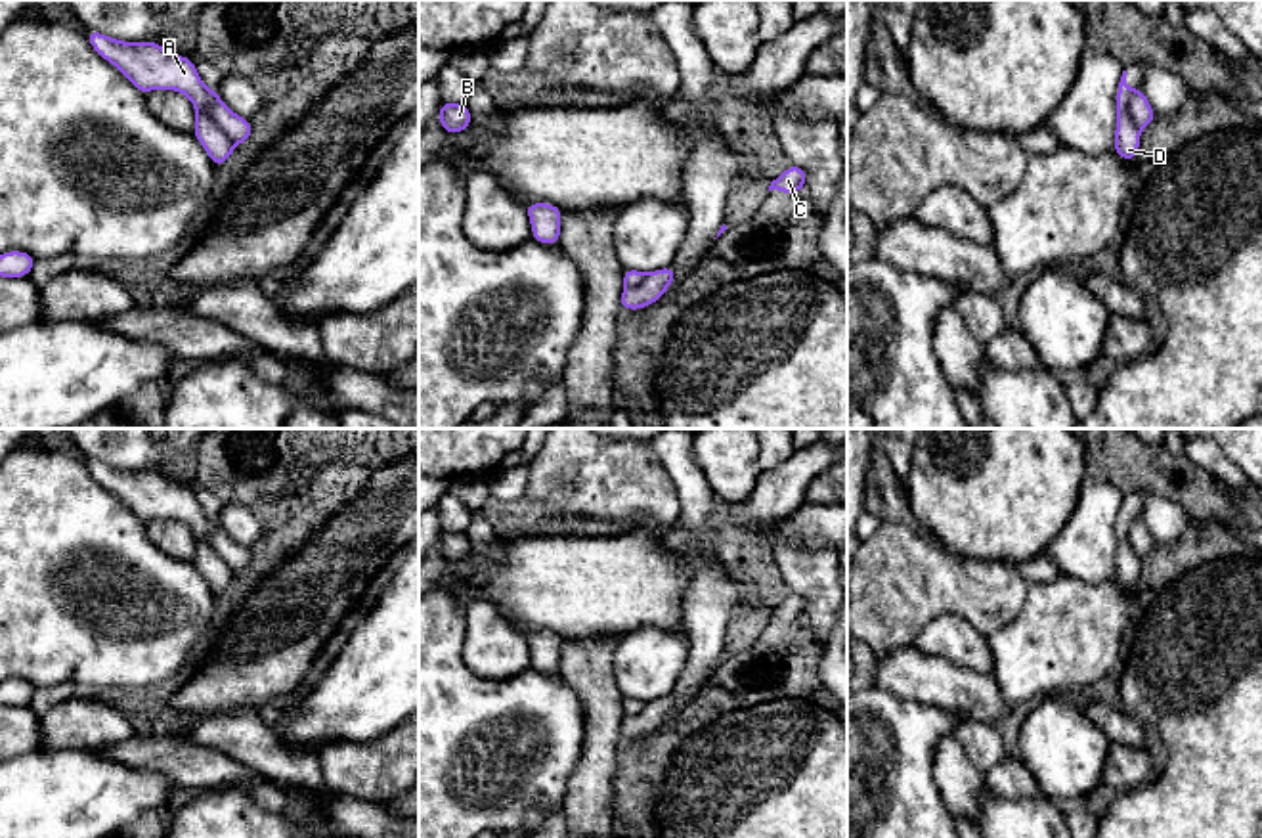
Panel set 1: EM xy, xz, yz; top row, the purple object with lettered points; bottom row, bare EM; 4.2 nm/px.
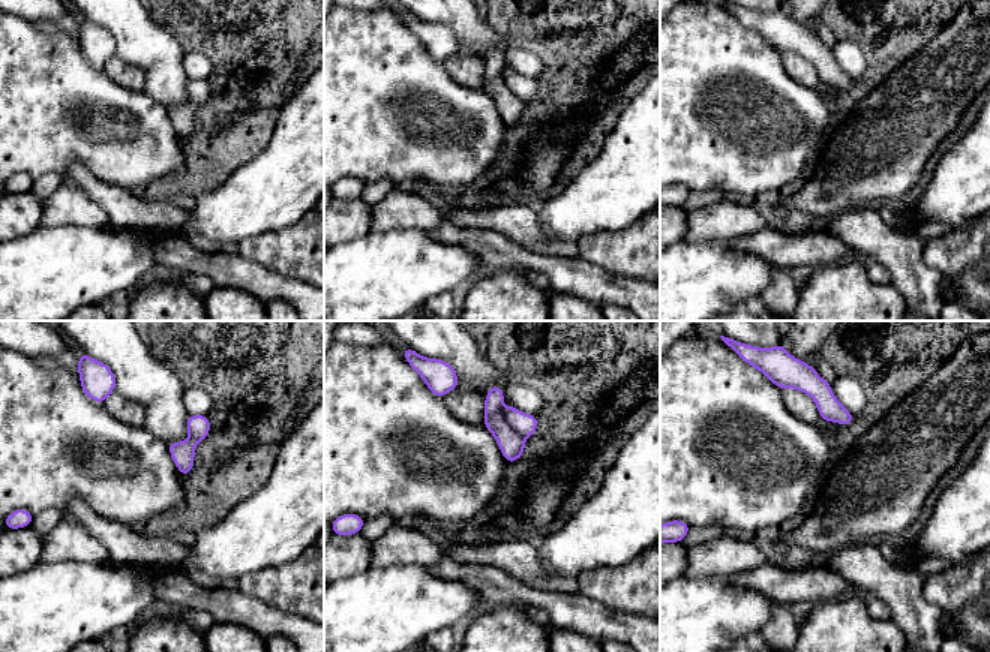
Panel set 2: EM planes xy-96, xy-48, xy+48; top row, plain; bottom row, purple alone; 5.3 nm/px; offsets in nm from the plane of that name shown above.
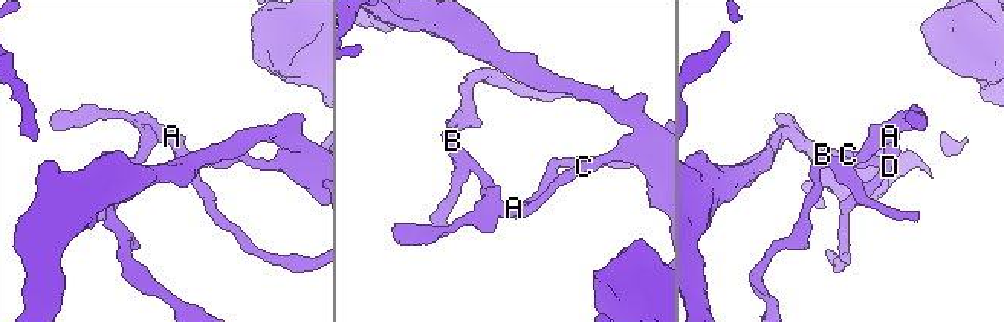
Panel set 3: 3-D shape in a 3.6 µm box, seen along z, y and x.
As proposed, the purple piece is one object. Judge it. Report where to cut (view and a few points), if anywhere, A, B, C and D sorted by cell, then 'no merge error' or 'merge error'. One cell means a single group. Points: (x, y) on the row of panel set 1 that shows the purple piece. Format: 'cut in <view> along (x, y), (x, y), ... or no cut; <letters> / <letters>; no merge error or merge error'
cut in xy along (197, 115), (207, 115), (236, 144); A B C / D; merge error

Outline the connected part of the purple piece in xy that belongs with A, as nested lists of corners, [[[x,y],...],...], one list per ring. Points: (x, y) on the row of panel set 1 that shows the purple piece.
[[[86,31],[86,38],[143,96],[151,90],[180,92],[191,99],[197,117],[210,117],[235,145],[252,136],[250,121],[233,113],[205,86],[195,59],[182,57],[151,40],[124,42],[96,31]]]

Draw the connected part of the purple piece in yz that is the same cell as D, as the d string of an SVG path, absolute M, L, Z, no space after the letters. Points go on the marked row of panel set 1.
M1122 71L1119 90L1115 94L1115 105L1117 105L1117 126L1115 126L1115 147L1113 153L1117 153L1124 161L1132 161L1138 157L1140 151L1140 128L1128 115L1128 99L1130 99L1130 88L1126 86L1126 71Z

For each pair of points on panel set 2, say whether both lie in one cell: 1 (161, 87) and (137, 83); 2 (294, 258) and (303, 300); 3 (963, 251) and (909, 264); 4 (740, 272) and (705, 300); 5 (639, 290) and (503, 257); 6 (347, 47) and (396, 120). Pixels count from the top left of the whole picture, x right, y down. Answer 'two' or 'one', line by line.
1: two
2: two
3: two
4: one
5: one
6: one

